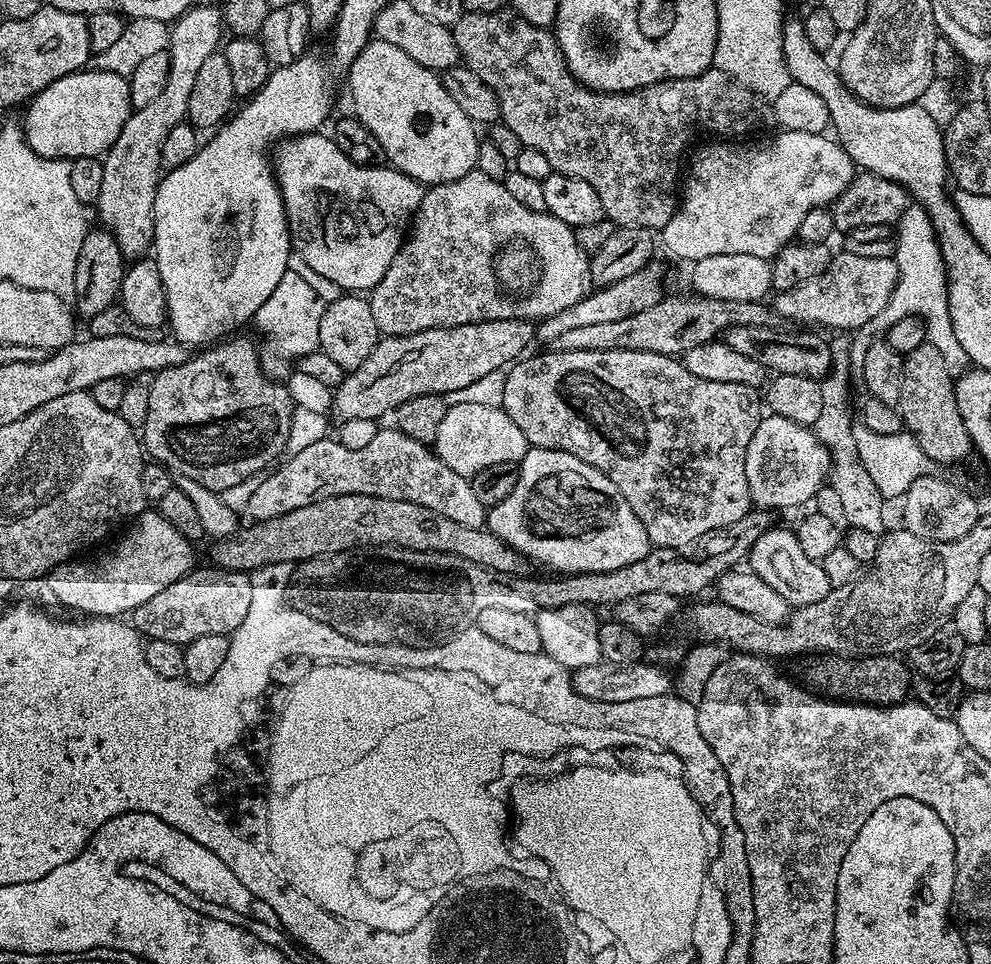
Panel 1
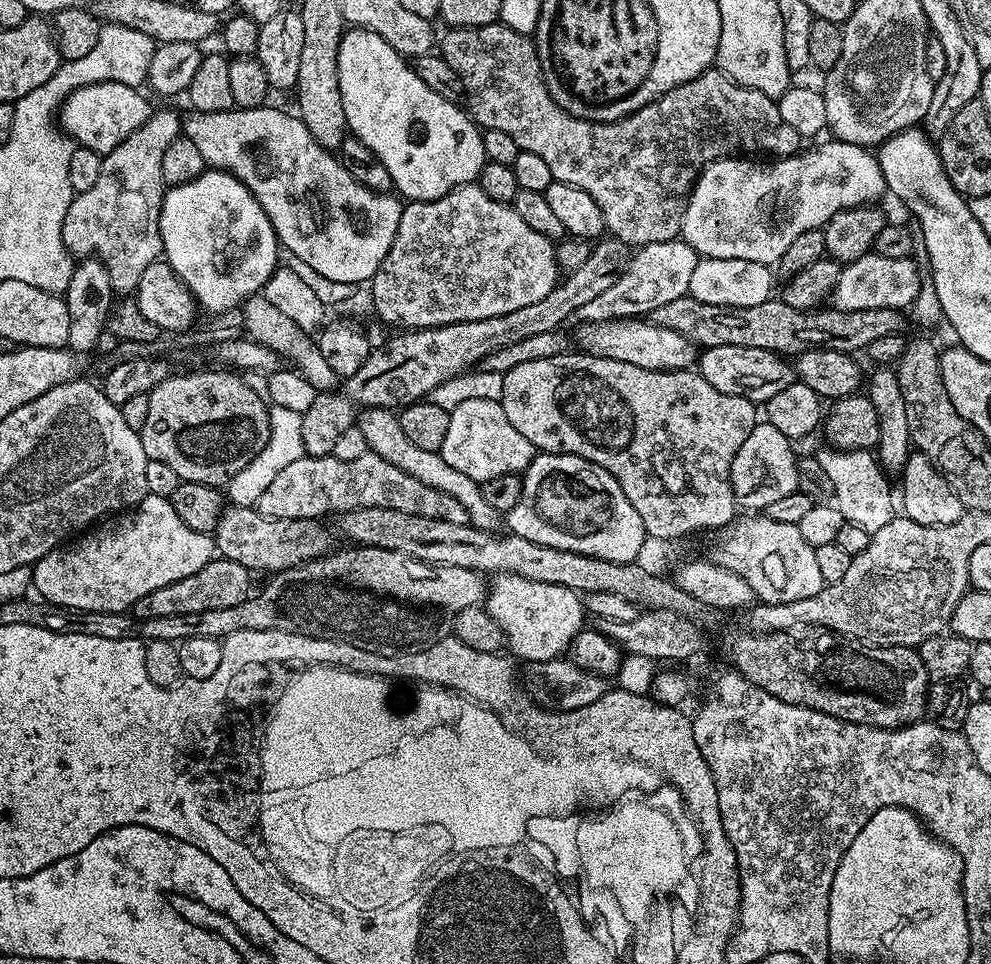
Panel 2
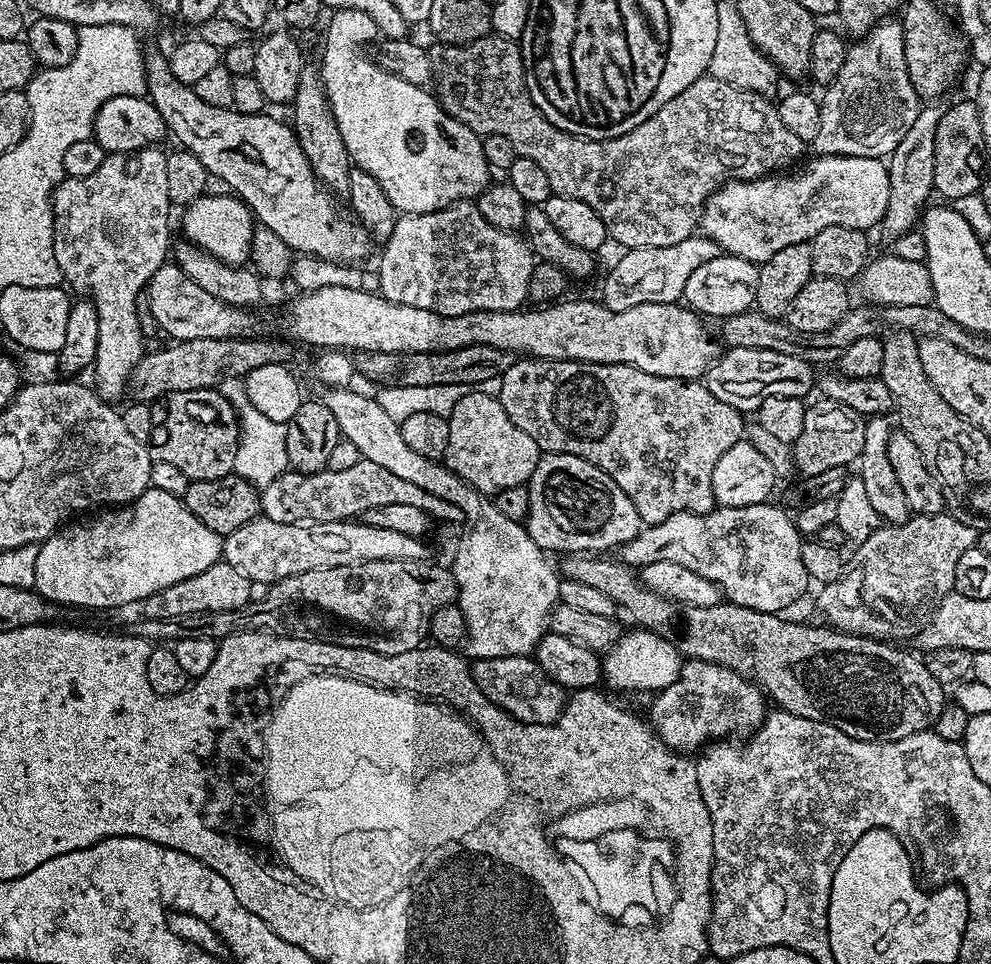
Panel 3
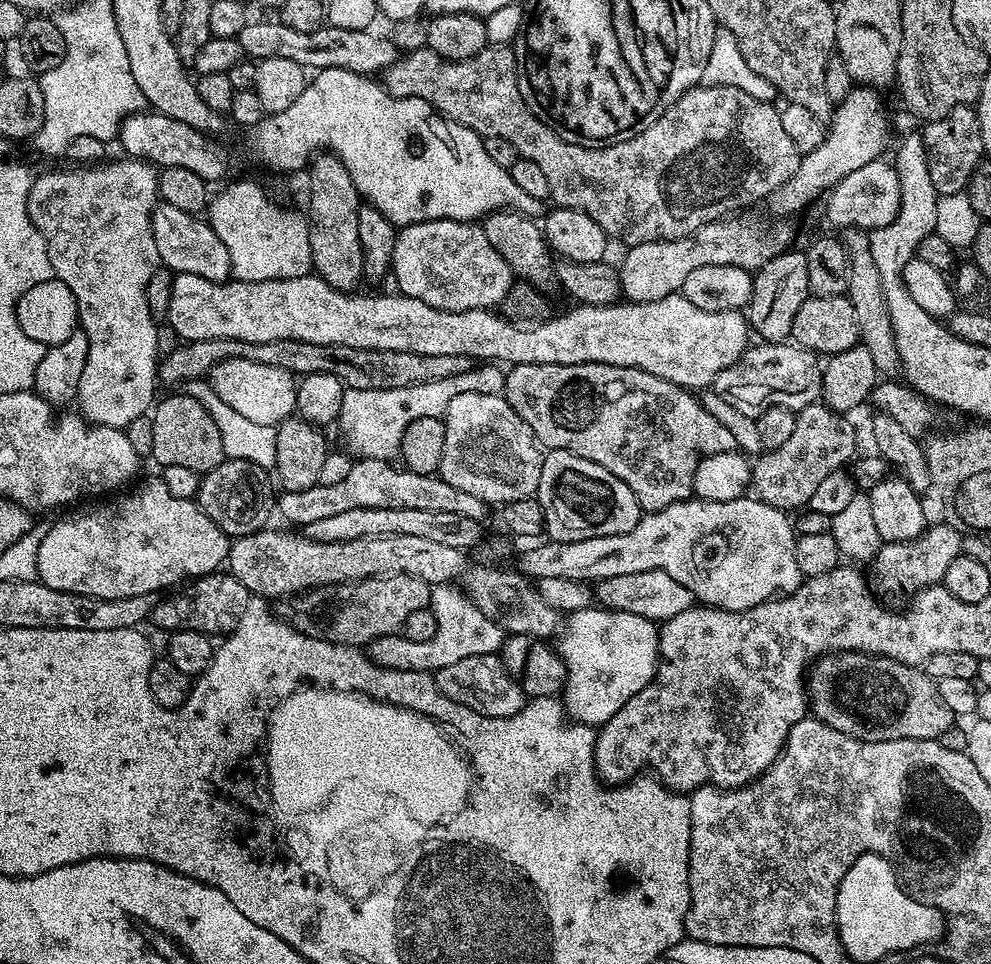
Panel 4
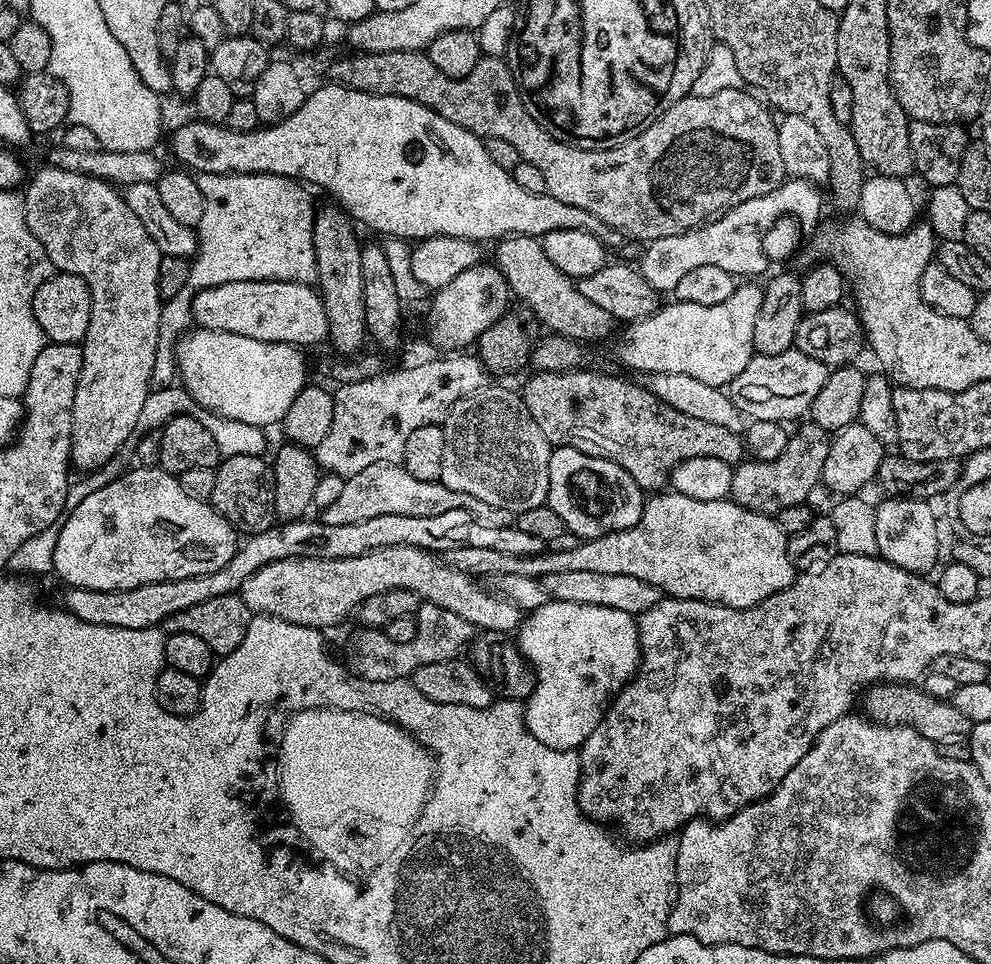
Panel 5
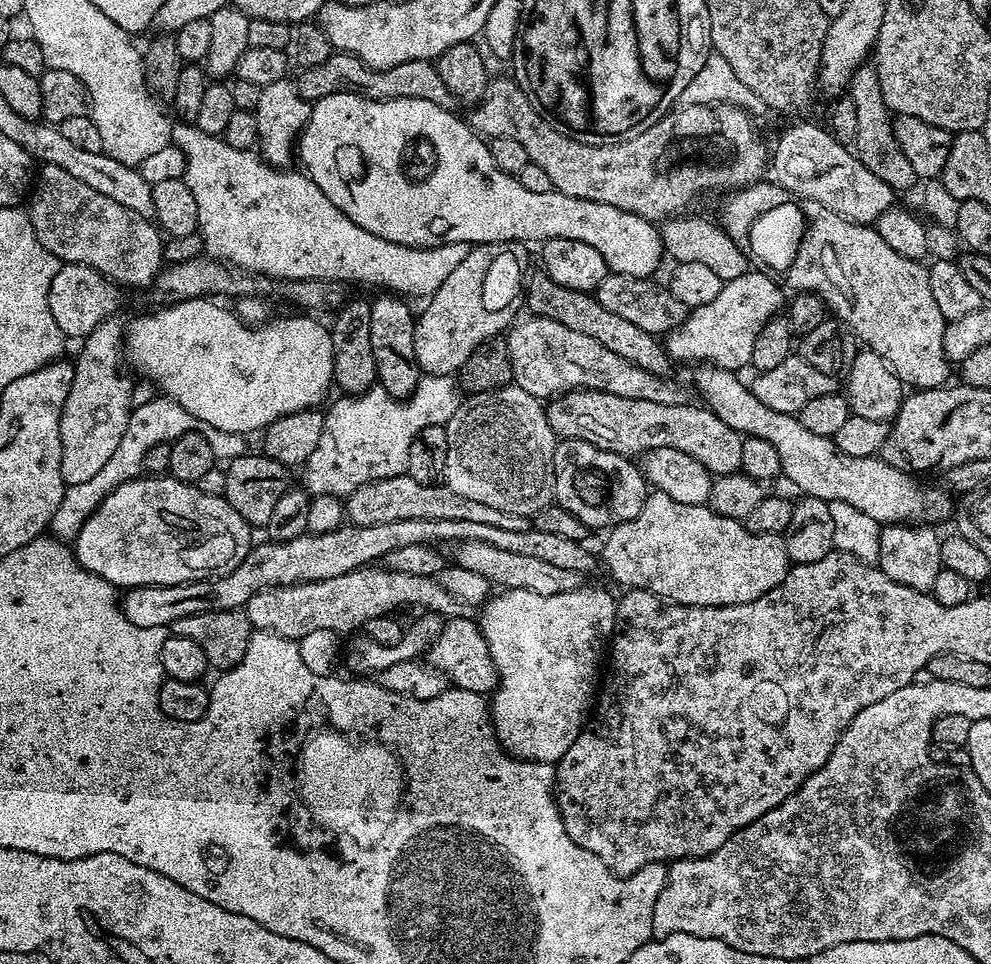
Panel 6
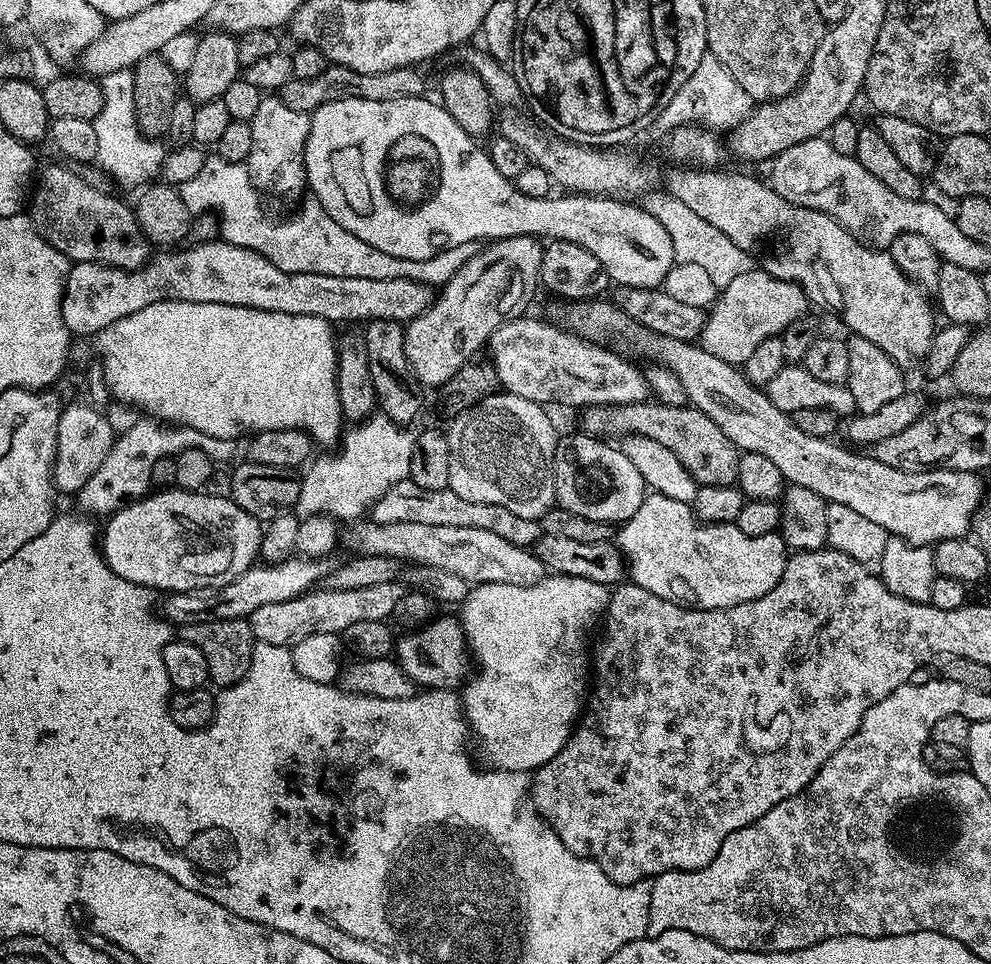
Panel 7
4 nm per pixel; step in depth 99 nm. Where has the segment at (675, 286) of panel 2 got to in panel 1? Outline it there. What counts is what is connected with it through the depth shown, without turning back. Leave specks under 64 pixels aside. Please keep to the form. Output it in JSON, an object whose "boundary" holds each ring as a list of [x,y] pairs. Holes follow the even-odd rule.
{"boundary":[[[659,262],[647,264],[638,274],[630,274],[630,278],[622,278],[622,282],[614,282],[589,291],[574,306],[566,306],[566,310],[558,310],[558,314],[547,316],[536,324],[536,340],[555,342],[558,334],[567,334],[570,330],[581,326],[591,326],[601,322],[618,322],[622,318],[630,318],[630,314],[638,314],[638,310],[646,310],[646,306],[654,306],[665,295],[664,268]]]}

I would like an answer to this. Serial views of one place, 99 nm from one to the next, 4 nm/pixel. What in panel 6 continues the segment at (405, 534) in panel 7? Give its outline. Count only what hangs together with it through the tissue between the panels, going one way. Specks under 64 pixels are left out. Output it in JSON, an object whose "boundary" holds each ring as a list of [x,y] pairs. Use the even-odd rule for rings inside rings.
{"boundary":[[[461,540],[455,545],[455,567],[474,570],[474,574],[482,574],[491,585],[501,584],[501,589],[530,590],[534,594],[570,594],[570,590],[585,587],[585,573],[578,570],[562,570],[539,558],[529,558],[523,554],[514,554],[511,550],[498,550],[498,546],[490,546],[486,542]]]}

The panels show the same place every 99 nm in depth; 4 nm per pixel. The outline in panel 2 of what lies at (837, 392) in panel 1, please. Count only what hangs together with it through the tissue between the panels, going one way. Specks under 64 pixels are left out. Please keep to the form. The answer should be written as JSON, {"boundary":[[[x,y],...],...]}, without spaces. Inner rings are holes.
{"boundary":[[[824,446],[824,449],[815,453],[815,458],[821,463],[823,470],[826,470],[827,477],[833,483],[834,505],[842,514],[844,522],[854,522],[854,526],[862,526],[862,530],[874,533],[882,530],[886,522],[894,519],[892,512],[892,496],[894,500],[894,488],[888,485],[889,477],[885,469],[880,467],[879,459],[871,451],[861,450],[859,452],[846,452],[831,446]]]}

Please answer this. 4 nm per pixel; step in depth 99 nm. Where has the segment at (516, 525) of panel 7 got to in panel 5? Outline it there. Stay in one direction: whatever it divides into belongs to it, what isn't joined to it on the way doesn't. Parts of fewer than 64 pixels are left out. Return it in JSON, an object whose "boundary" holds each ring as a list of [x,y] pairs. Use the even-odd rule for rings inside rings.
{"boundary":[[[400,464],[366,466],[366,470],[358,470],[358,474],[347,477],[342,486],[341,496],[322,509],[318,519],[330,526],[346,526],[346,522],[378,518],[378,514],[410,514],[413,518],[427,518],[430,514],[443,514],[450,510],[466,510],[474,514],[474,518],[490,526],[514,524],[514,514],[510,510],[490,506],[490,502],[482,502],[482,498],[474,498],[474,494],[450,490],[439,480],[422,482],[422,478],[414,478],[414,474],[410,474]]]}

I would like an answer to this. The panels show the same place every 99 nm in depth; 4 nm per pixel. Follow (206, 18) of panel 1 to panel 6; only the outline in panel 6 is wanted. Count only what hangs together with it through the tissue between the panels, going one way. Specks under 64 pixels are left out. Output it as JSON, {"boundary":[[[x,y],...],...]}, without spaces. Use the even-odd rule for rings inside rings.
{"boundary":[[[39,165],[26,211],[38,242],[63,263],[90,266],[125,289],[149,287],[161,270],[165,241],[159,227],[149,217],[118,206],[114,198],[90,190],[62,166]],[[109,318],[83,337],[80,353],[74,356],[74,378],[62,406],[62,478],[65,485],[89,481],[102,468],[121,442],[131,414],[133,381],[120,376],[125,325]]]}

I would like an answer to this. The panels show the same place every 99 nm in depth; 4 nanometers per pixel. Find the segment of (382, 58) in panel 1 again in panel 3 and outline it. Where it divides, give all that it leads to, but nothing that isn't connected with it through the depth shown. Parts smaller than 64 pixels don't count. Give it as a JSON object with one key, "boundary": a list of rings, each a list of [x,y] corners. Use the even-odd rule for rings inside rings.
{"boundary":[[[337,8],[329,16],[332,17],[324,32],[324,61],[319,61],[318,67],[330,110],[338,122],[342,142],[346,142],[348,158],[353,165],[366,170],[370,178],[377,179],[378,186],[382,186],[386,198],[390,198],[400,214],[426,214],[479,196],[490,183],[490,169],[486,154],[482,154],[481,137],[453,116],[447,116],[440,101],[427,87],[419,88],[395,77],[374,62],[371,55],[368,57],[364,53],[360,44],[378,36],[370,14],[362,14],[362,10]]]}

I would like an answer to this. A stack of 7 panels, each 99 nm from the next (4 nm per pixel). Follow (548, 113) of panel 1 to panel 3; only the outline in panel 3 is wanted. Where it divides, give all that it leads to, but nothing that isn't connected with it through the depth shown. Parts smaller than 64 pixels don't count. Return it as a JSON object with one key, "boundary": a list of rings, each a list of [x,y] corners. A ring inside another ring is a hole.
{"boundary":[[[493,34],[486,38],[478,38],[478,42],[470,42],[469,44],[441,44],[436,42],[427,51],[432,63],[434,95],[444,107],[445,114],[453,116],[454,119],[465,124],[471,132],[476,133],[481,138],[490,134],[502,134],[502,138],[510,138],[510,142],[514,142],[514,150],[517,156],[534,158],[534,162],[538,162],[538,166],[542,166],[542,170],[546,170],[546,178],[550,178],[550,186],[555,195],[578,198],[578,202],[586,202],[586,206],[591,206],[598,214],[598,218],[604,220],[609,237],[613,241],[617,240],[622,246],[621,249],[624,250],[629,248],[661,248],[662,246],[674,246],[678,242],[686,242],[686,238],[690,238],[701,227],[701,216],[704,213],[704,207],[707,206],[708,199],[716,191],[731,180],[762,180],[766,176],[779,173],[781,170],[787,169],[784,168],[787,164],[794,163],[806,148],[806,141],[798,138],[798,134],[793,134],[786,127],[786,122],[782,122],[779,107],[769,97],[747,92],[738,86],[730,86],[730,82],[722,82],[718,78],[707,74],[698,77],[694,82],[690,82],[690,86],[686,86],[686,90],[682,90],[682,94],[678,94],[678,98],[670,98],[670,102],[666,102],[666,106],[662,106],[662,110],[658,110],[658,114],[654,114],[649,120],[642,122],[642,126],[638,126],[618,138],[587,140],[584,136],[575,136],[566,130],[558,130],[558,126],[551,124],[546,118],[546,114],[542,114],[542,110],[538,110],[538,106],[534,106],[526,86],[524,59],[517,41],[507,40]]]}

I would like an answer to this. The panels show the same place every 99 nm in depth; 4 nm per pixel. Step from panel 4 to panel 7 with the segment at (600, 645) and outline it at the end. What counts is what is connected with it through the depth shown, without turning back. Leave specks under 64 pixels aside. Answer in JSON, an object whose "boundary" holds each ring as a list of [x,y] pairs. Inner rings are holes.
{"boundary":[[[548,574],[545,575],[543,580],[539,580],[536,584],[532,585],[477,584],[464,597],[458,608],[458,611],[460,611],[460,614],[458,613],[458,621],[464,632],[467,651],[470,653],[471,659],[472,656],[476,659],[476,664],[480,669],[477,670],[472,684],[468,684],[464,688],[464,698],[462,694],[462,716],[466,721],[467,727],[470,729],[471,735],[473,732],[480,739],[480,748],[488,755],[488,760],[492,763],[489,765],[493,769],[501,772],[528,774],[540,768],[541,765],[552,760],[553,757],[560,753],[562,746],[568,741],[569,736],[574,731],[574,725],[581,715],[582,705],[586,700],[586,681],[590,676],[590,652],[589,649],[584,649],[584,639],[588,636],[588,627],[596,619],[597,623],[605,615],[609,595],[609,585],[599,584],[586,578]]]}

